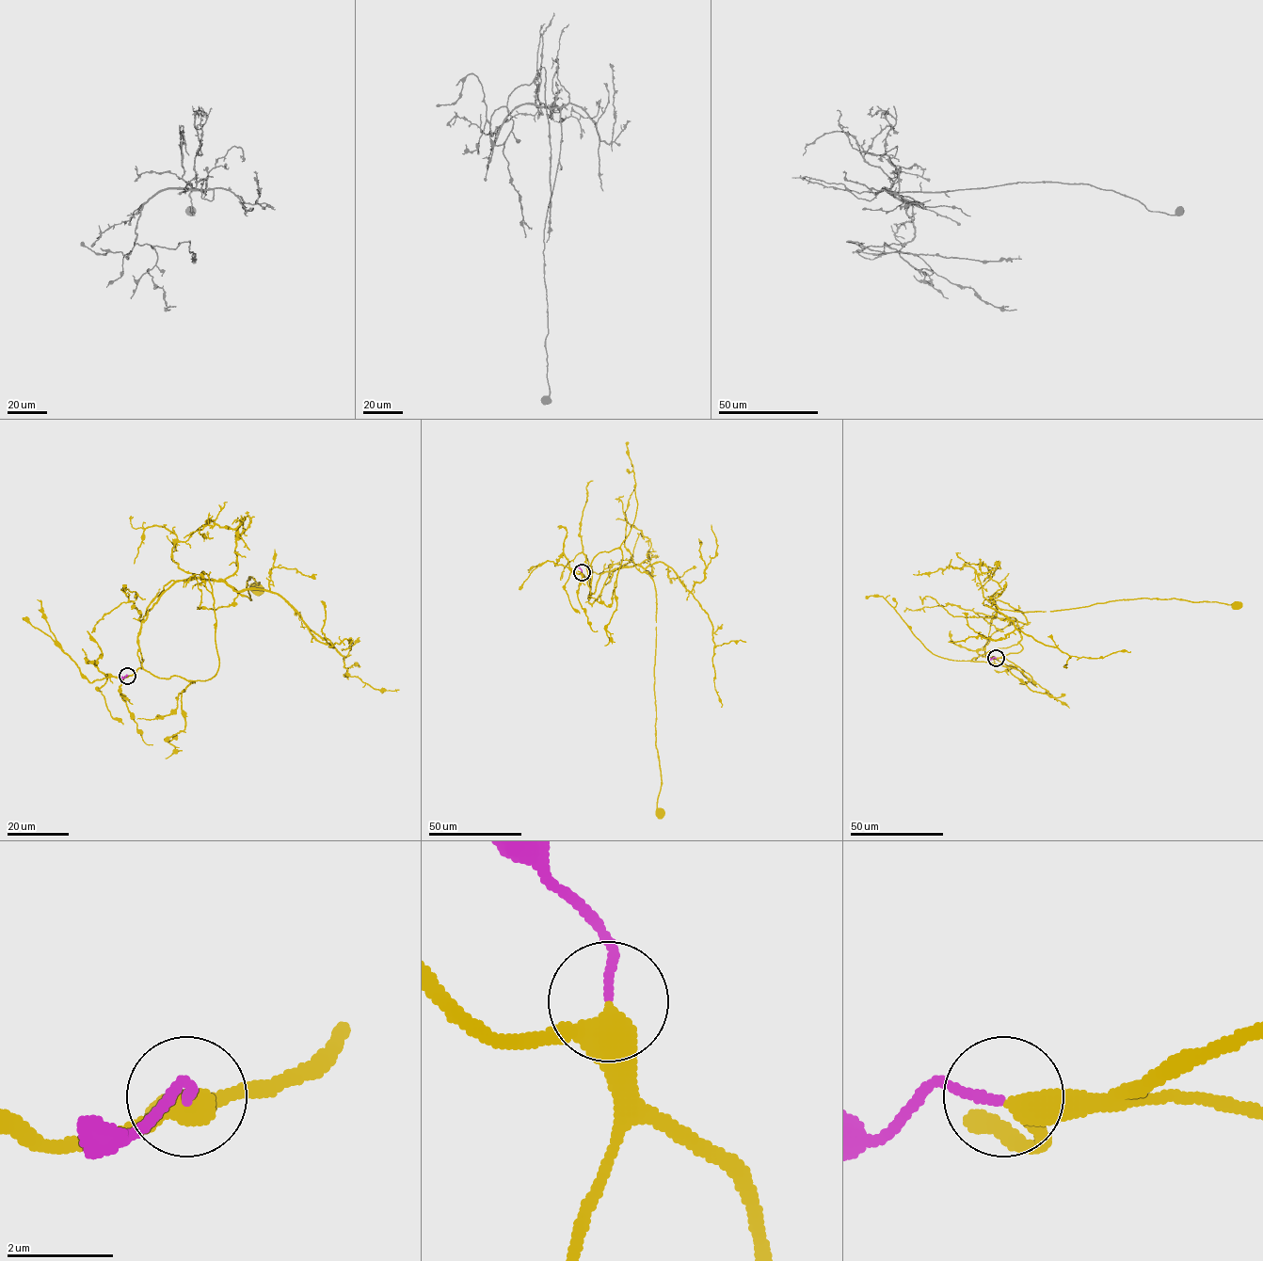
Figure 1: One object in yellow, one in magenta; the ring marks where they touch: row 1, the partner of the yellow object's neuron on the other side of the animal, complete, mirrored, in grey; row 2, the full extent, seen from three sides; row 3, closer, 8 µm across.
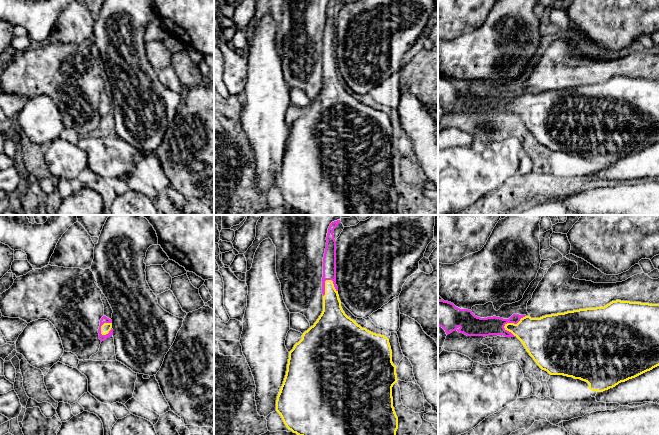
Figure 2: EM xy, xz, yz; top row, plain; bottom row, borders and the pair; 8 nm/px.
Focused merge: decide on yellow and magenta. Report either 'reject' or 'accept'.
accept

